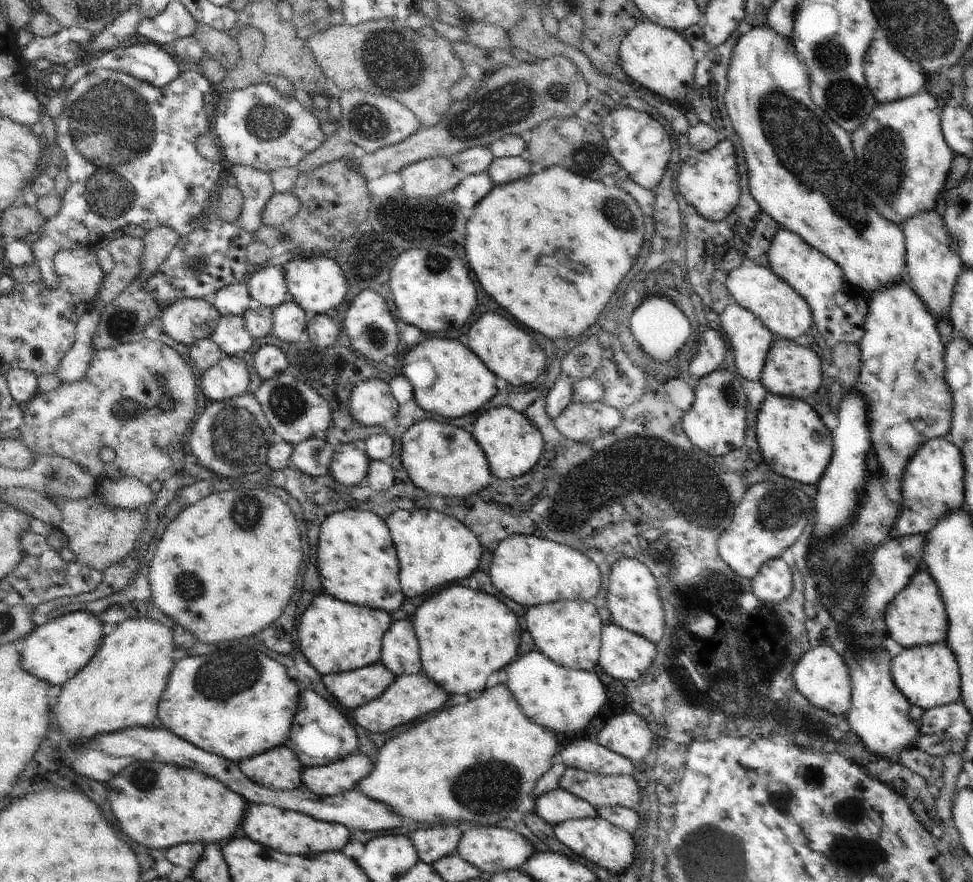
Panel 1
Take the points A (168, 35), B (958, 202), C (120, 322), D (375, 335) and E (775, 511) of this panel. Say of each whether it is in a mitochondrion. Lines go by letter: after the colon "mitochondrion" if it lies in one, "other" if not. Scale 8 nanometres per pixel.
A: other
B: mitochondrion
C: mitochondrion
D: mitochondrion
E: mitochondrion

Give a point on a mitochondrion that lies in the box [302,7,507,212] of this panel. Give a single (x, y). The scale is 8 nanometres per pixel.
(394, 60)

